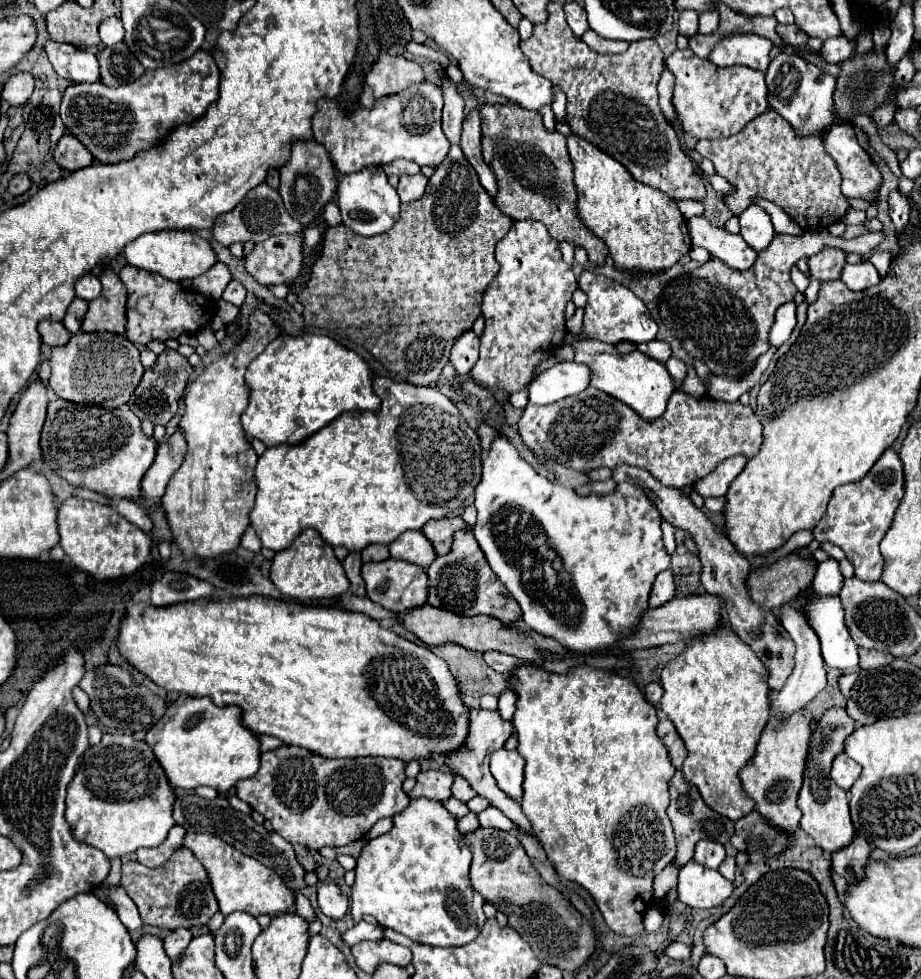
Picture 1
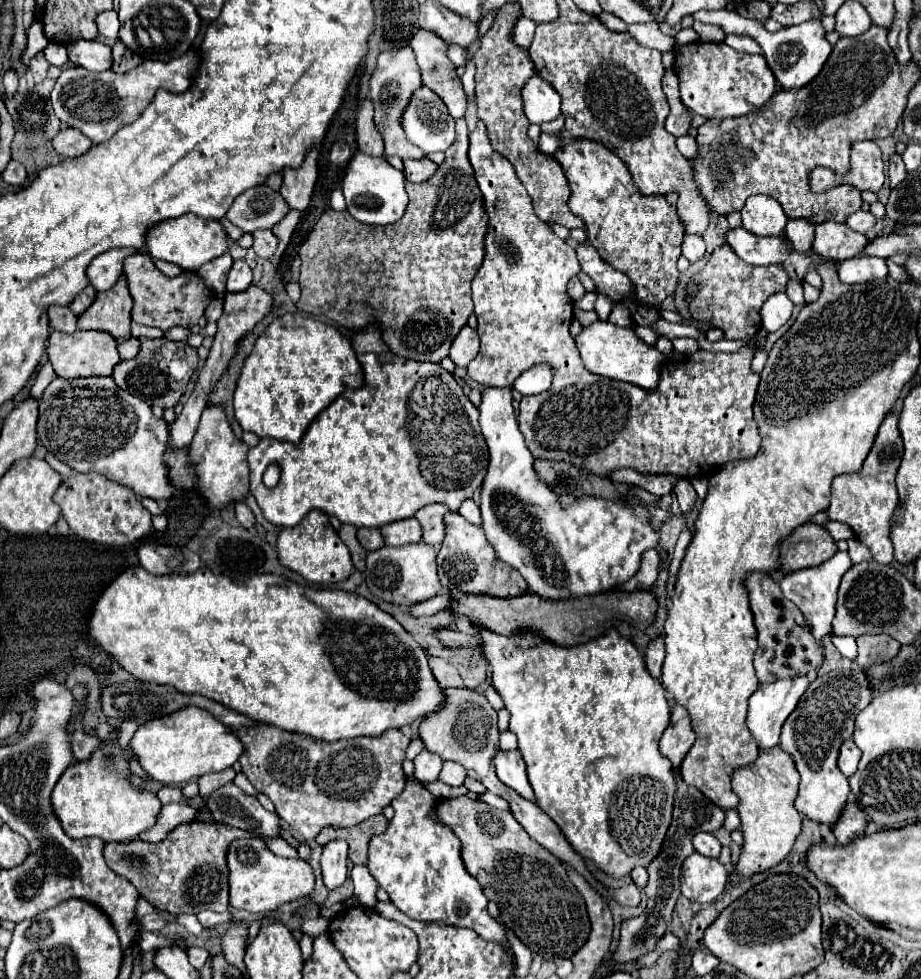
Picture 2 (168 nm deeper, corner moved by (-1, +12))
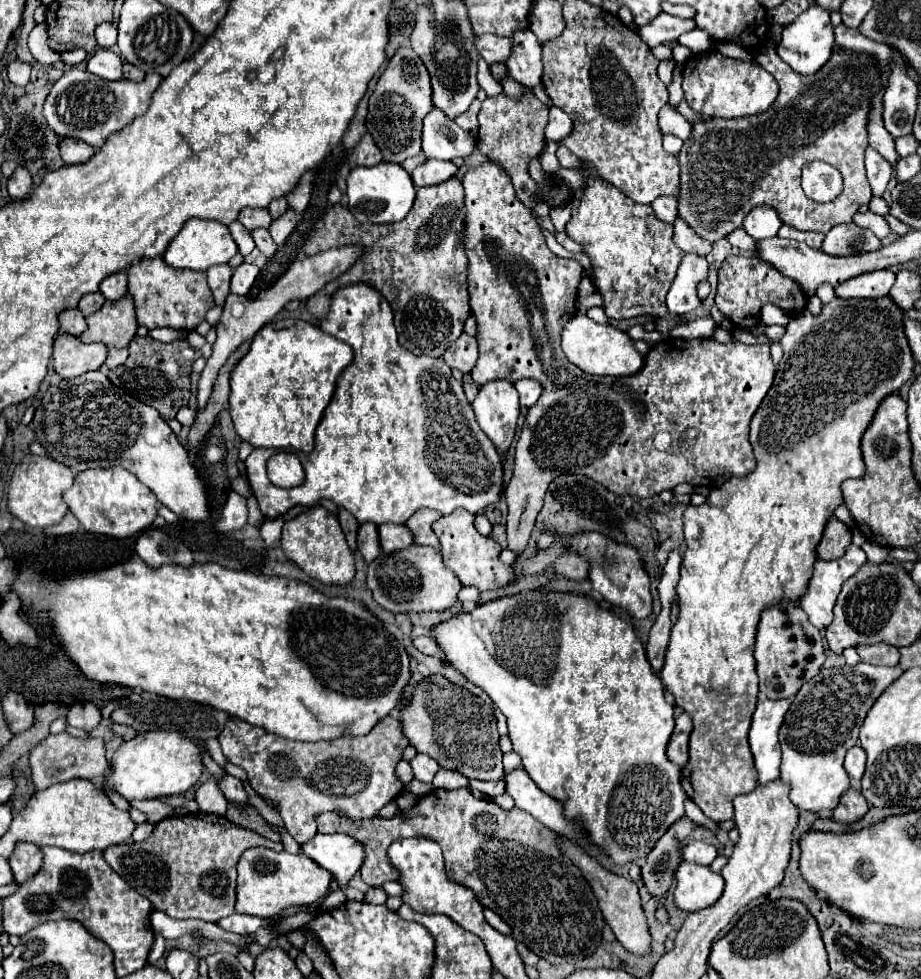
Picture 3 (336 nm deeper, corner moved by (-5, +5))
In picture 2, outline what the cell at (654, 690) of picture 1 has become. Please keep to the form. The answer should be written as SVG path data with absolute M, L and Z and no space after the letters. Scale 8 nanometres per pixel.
M662 633L648 643L644 659L646 659L646 667L648 667L650 675L658 679L660 677L660 669L662 669L662 661L664 661L664 639L662 639Z

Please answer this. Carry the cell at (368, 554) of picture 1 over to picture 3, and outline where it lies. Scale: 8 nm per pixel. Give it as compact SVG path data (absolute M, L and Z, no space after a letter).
M370 522L360 524L358 528L358 552L364 556L368 564L382 552L380 542L378 542L378 528Z

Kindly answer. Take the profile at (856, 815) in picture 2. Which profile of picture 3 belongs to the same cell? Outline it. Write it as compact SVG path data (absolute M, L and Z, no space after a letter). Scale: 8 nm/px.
M848 790L842 798L838 808L834 810L834 820L840 824L854 824L868 812L868 804L858 790Z

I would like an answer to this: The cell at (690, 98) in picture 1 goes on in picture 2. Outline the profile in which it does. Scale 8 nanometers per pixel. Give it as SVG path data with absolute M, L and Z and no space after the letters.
M636 23L636 25L628 25L628 33L644 47L652 47L658 51L672 51L676 61L674 61L674 71L680 79L680 99L682 103L694 111L696 115L702 115L706 119L714 119L714 117L740 117L746 115L750 111L760 109L778 89L776 85L776 77L772 75L764 55L748 55L748 53L738 53L732 51L732 47L728 47L726 43L706 43L706 41L696 41L690 45L676 45L672 37L664 35L658 29L658 23Z

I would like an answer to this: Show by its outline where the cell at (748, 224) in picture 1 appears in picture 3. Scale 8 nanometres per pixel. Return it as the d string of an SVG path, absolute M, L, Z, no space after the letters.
M756 206L756 208L744 218L744 230L746 230L754 240L774 238L780 228L782 228L780 216L778 216L776 210L772 210L770 206Z

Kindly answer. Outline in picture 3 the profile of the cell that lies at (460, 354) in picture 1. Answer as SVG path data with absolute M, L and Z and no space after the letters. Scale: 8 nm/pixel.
M462 332L462 336L444 352L444 362L450 368L458 368L460 372L470 372L478 358L478 342L474 336Z

